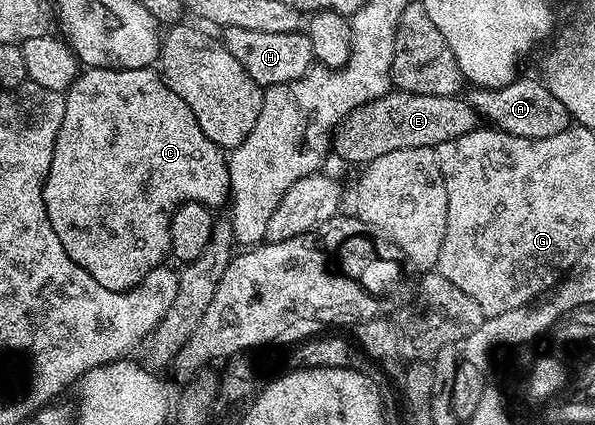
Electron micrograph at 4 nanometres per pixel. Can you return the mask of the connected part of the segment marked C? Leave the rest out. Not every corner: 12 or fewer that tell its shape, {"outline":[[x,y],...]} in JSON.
{"outline":[[85,67],[43,201],[103,289],[170,254],[229,160],[160,70]]}

